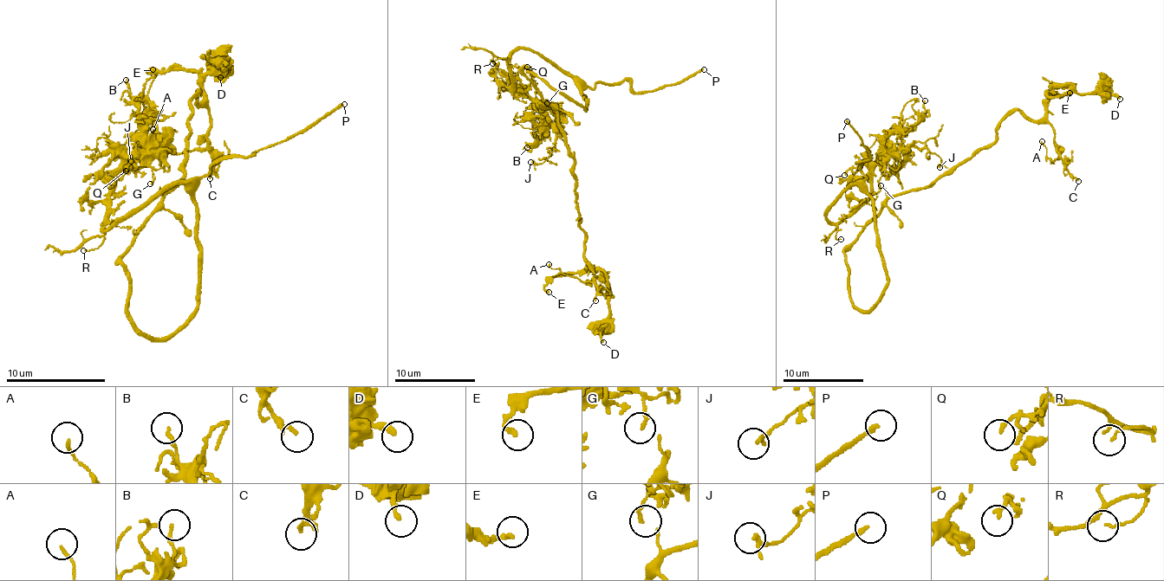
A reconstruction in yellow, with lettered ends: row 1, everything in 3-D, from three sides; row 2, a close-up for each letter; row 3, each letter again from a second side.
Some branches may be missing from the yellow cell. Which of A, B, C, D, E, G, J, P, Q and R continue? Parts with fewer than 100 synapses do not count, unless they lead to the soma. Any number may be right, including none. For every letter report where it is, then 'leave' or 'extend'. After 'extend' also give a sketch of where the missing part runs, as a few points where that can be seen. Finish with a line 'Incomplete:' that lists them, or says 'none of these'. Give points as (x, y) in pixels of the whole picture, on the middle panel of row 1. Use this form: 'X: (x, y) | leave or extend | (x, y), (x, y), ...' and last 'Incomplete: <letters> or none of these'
A: (549, 264) | leave
B: (527, 147) | leave
C: (595, 300) | leave
D: (603, 342) | leave
E: (549, 292) | leave
G: (547, 103) | leave
J: (530, 162) | leave
P: (704, 69) | extend | (704, 69), (725, 57), (734, 49), (748, 47), (762, 53)
Q: (527, 67) | leave
R: (492, 63) | leave
Incomplete: P

